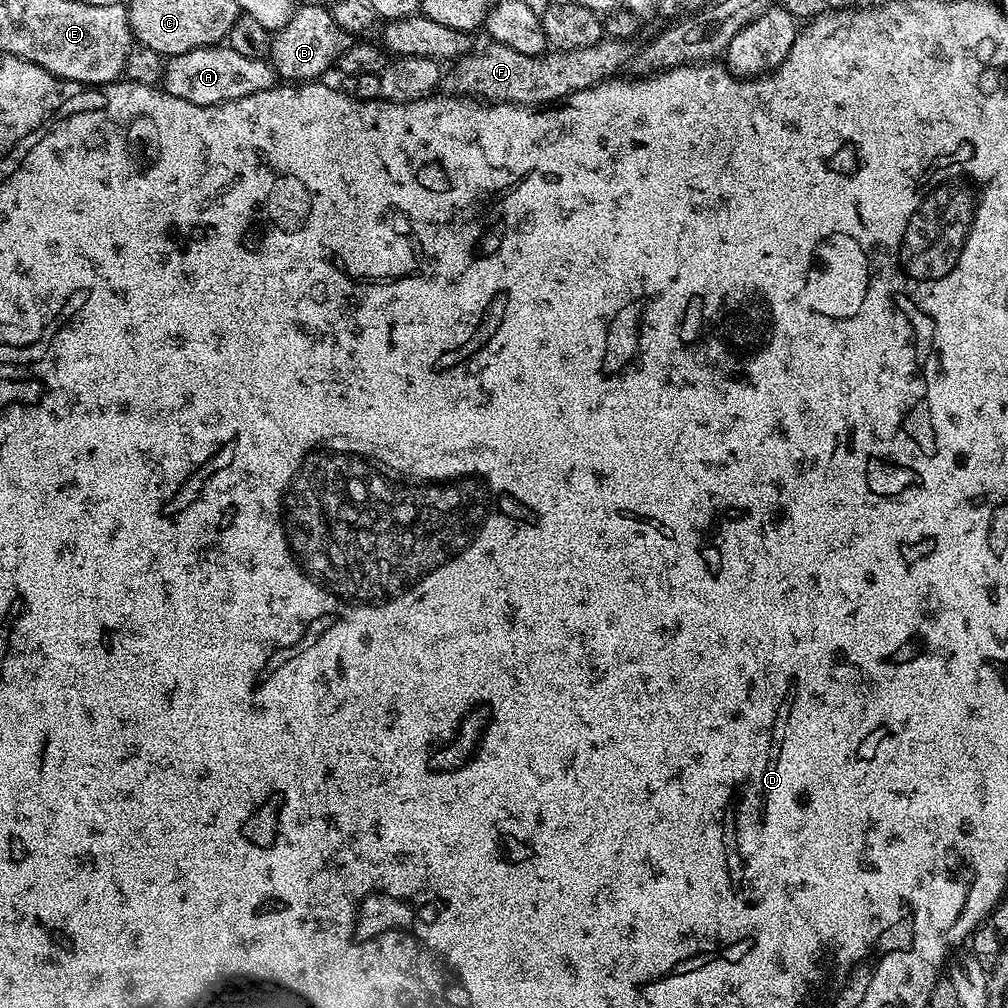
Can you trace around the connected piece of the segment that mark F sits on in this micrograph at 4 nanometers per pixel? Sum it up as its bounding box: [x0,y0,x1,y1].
[442,38,637,106]

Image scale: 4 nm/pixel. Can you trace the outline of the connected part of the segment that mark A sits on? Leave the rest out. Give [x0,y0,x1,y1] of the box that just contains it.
[162,43,277,106]

